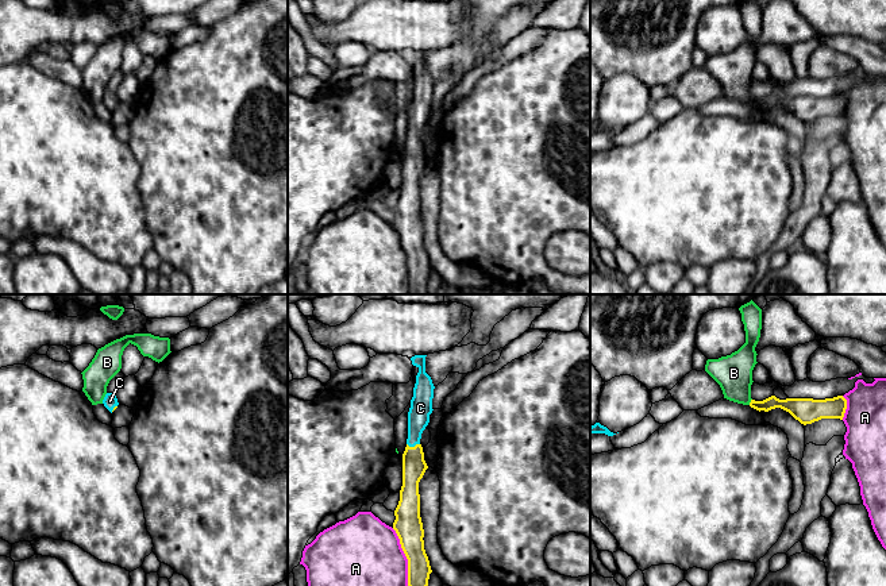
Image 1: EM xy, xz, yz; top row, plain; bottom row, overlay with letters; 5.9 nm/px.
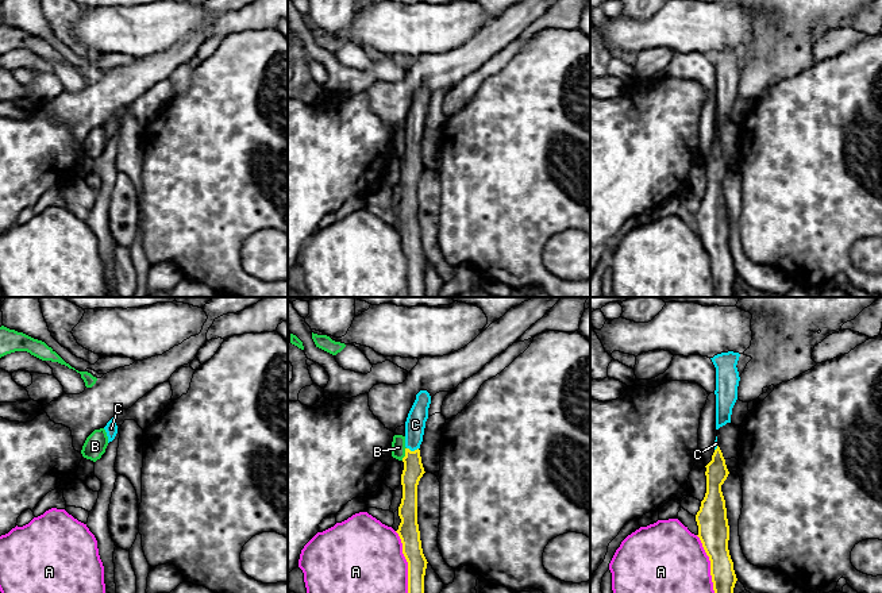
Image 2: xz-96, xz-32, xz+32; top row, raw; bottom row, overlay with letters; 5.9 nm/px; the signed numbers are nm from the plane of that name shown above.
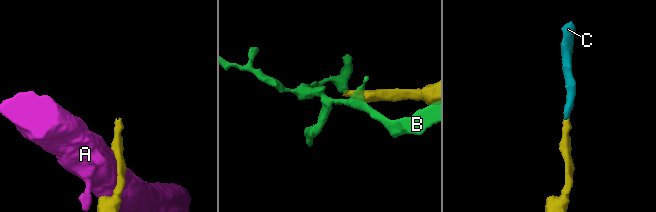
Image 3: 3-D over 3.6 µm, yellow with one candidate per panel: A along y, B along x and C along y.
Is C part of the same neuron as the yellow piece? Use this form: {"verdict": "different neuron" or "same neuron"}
{"verdict": "same neuron"}

